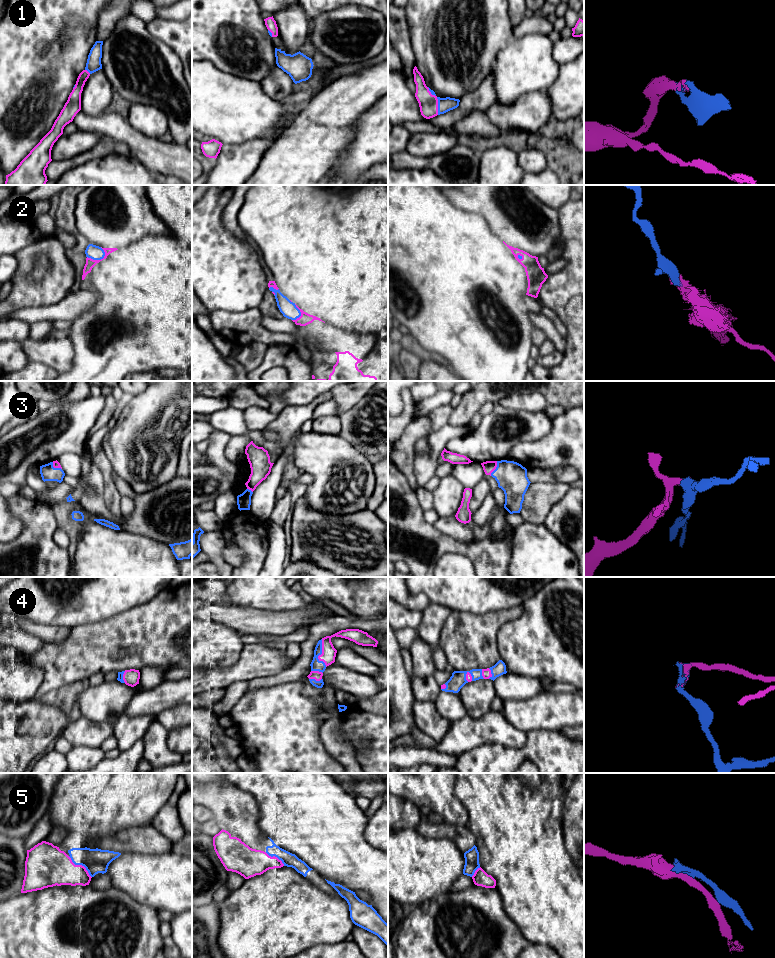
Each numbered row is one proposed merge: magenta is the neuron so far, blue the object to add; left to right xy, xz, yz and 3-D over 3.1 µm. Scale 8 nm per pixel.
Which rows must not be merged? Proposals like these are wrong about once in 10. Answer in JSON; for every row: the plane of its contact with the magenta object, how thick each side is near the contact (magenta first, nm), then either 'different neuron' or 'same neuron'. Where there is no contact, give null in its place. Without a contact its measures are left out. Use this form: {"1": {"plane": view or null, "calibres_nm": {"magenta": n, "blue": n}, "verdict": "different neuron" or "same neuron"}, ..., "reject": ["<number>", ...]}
{"1": {"plane": "yz", "calibres_nm": {"magenta": 160, "blue": 110}, "verdict": "same neuron"}, "2": {"plane": "xy", "calibres_nm": {"magenta": 80, "blue": 120}, "verdict": "same neuron"}, "3": {"plane": "yz", "calibres_nm": {"magenta": 100, "blue": 240}, "verdict": "same neuron"}, "4": {"plane": "xz", "calibres_nm": {"magenta": 120, "blue": 90}, "verdict": "same neuron"}, "5": {"plane": "xy", "calibres_nm": {"magenta": 320, "blue": 200}, "verdict": "different neuron"}, "reject": ["5"]}

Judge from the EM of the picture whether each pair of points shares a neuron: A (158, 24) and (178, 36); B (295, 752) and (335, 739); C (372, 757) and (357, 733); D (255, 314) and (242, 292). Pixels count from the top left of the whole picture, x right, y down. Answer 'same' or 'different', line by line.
A: same
B: different
C: same
D: different

